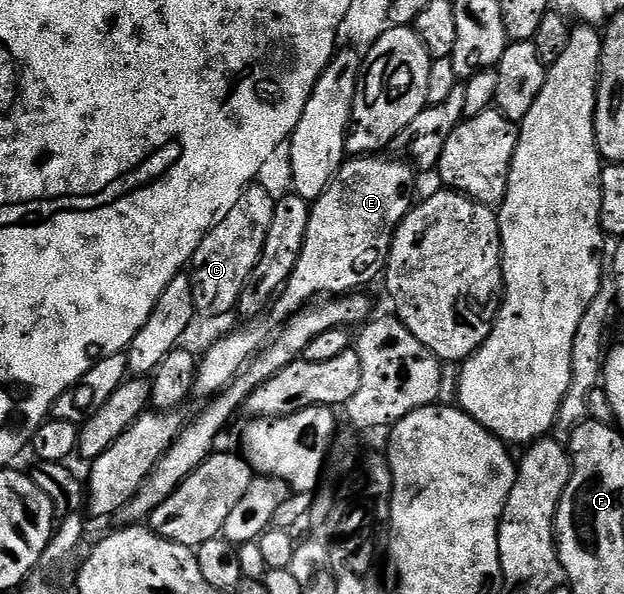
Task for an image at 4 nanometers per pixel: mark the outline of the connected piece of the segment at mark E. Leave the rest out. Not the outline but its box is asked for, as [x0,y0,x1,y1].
[269,157,414,325]

